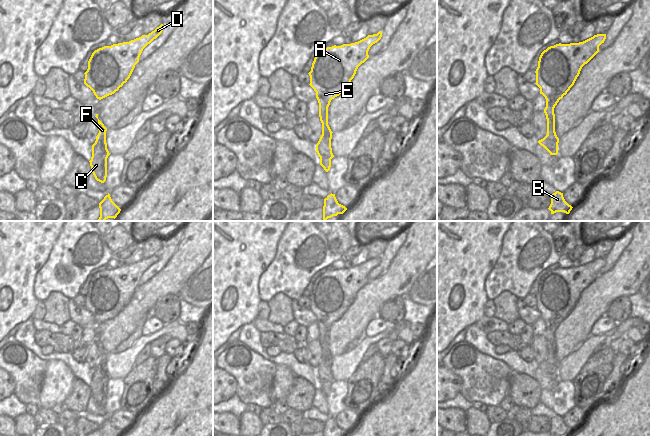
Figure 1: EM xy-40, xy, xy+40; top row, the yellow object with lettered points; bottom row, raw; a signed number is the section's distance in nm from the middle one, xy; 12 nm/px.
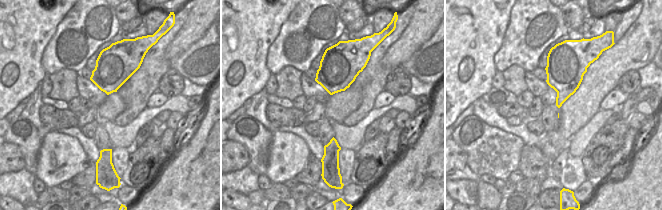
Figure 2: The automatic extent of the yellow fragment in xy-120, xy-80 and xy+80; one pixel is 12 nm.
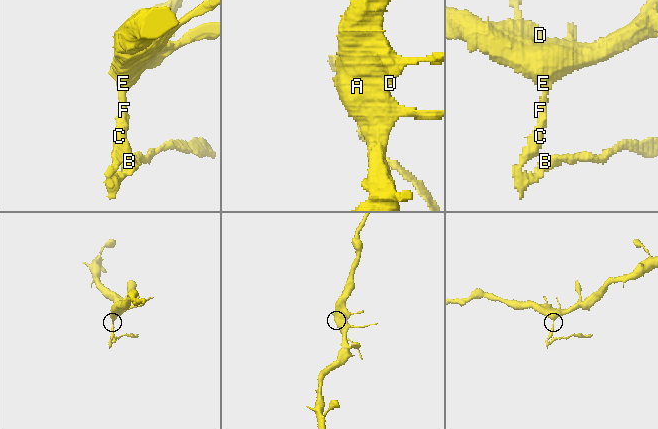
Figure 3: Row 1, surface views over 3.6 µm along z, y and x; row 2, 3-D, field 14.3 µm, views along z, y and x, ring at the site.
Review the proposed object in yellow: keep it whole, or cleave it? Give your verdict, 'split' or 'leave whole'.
leave whole

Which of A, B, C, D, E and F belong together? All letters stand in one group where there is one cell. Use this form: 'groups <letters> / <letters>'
groups A B C D E F

